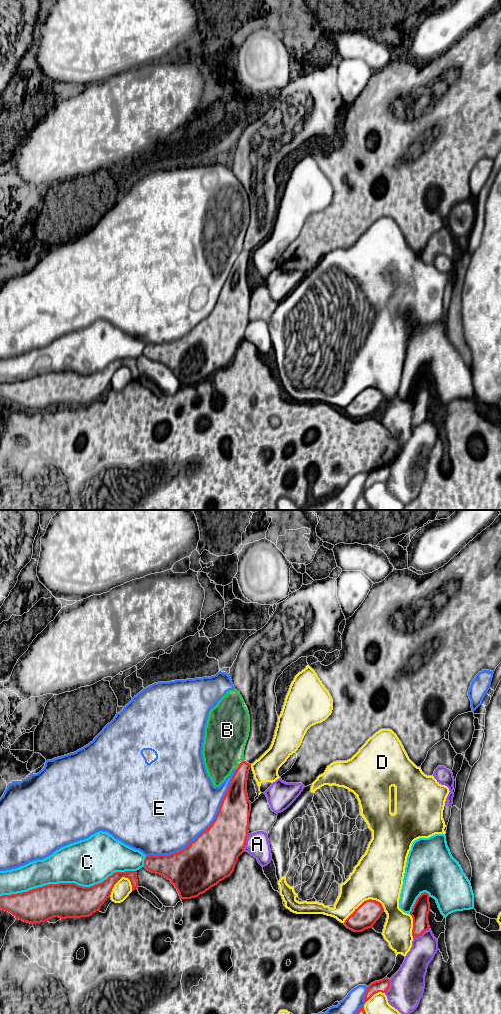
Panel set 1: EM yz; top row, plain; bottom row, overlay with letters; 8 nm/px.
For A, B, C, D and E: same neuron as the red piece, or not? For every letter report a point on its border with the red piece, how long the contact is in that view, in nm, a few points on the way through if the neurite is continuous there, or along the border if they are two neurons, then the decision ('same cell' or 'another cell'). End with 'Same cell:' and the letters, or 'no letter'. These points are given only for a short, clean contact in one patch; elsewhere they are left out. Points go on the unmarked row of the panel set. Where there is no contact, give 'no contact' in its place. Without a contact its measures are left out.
A: meets red in yz at (245, 330); contact 140 nm long; another cell
B: meets red in yz at (238, 255); contact 60 nm long; another cell
C: meets red in yz at (67, 371); contact 1100 nm long; another cell
D: meets red in yz at (364, 389); contact 360 nm long; another cell
E: meets red in yz at (206, 317); contact 1000 nm long; another cell
Same cell: no letter

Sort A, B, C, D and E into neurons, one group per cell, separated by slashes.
A / B E / C / D

